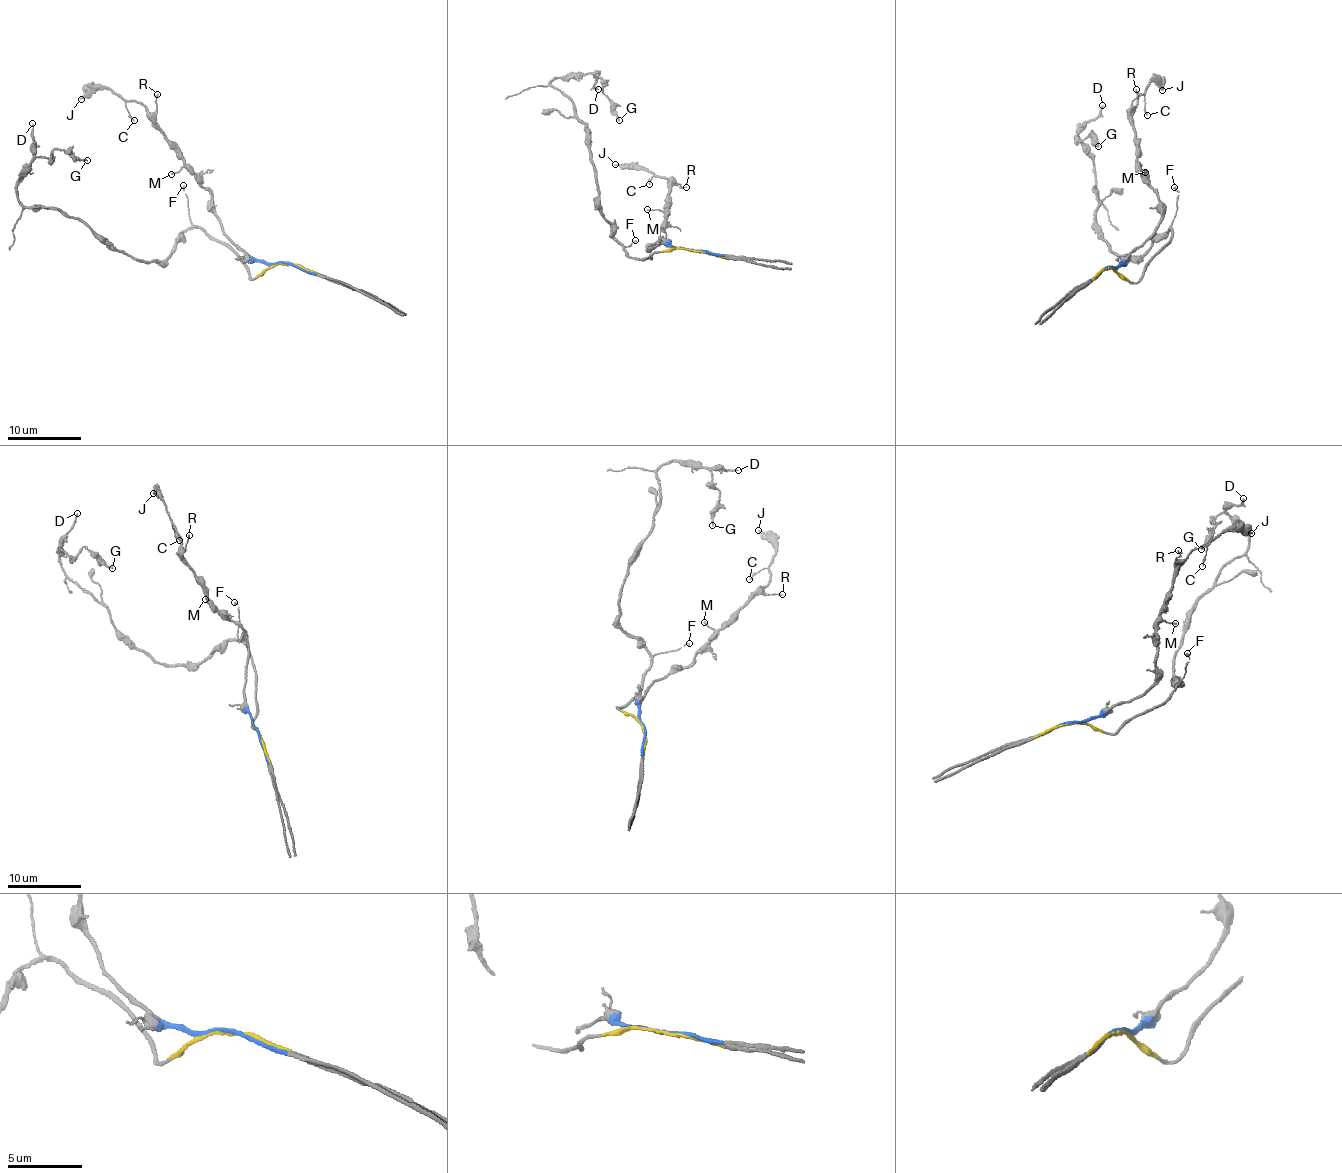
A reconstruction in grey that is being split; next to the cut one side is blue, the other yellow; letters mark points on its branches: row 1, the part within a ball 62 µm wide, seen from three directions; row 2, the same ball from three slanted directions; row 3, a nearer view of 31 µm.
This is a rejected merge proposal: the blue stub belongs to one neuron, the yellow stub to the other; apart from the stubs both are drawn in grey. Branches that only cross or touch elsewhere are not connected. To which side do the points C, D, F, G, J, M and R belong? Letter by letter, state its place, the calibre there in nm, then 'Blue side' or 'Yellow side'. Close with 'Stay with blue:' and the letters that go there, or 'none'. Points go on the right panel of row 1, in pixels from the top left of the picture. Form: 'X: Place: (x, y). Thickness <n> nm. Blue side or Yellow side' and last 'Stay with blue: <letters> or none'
C: Place: (1147, 115). Thickness 150 nm. Blue side
D: Place: (1102, 105). Thickness 140 nm. Yellow side
F: Place: (1174, 187). Thickness 160 nm. Yellow side
G: Place: (1098, 146). Thickness 150 nm. Yellow side
J: Place: (1162, 90). Thickness 260 nm. Blue side
M: Place: (1145, 172). Thickness 140 nm. Blue side
R: Place: (1136, 89). Thickness 140 nm. Blue side
Stay with blue: C, J, M, R

